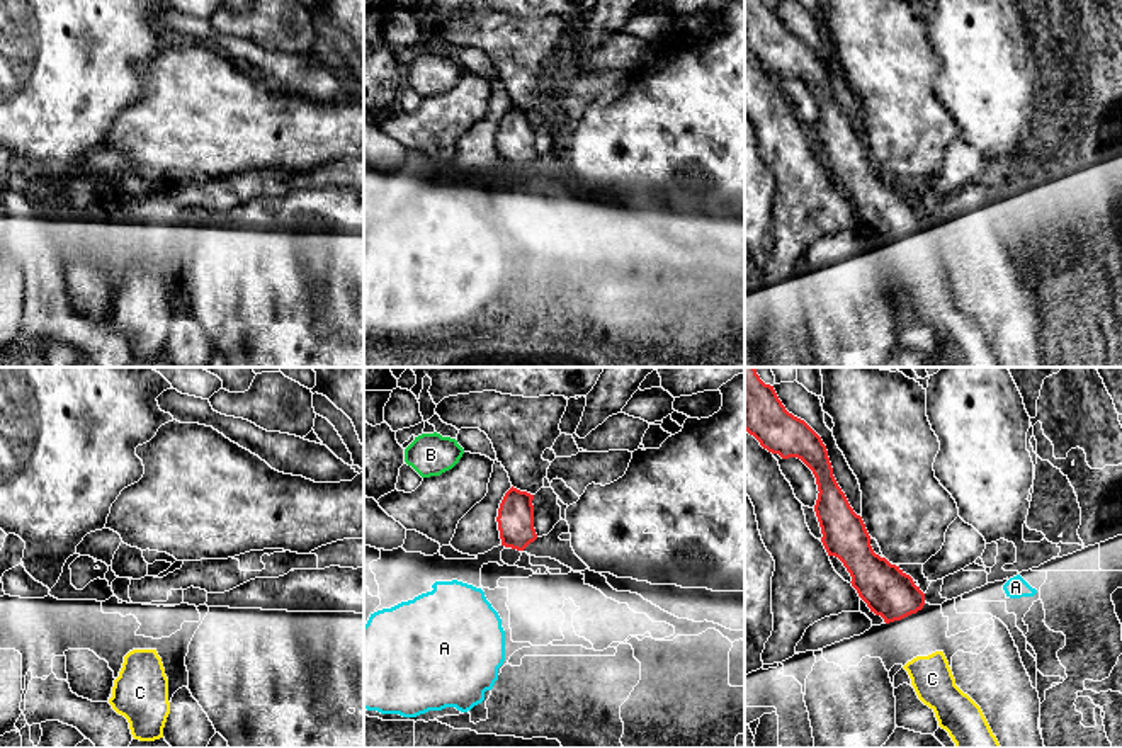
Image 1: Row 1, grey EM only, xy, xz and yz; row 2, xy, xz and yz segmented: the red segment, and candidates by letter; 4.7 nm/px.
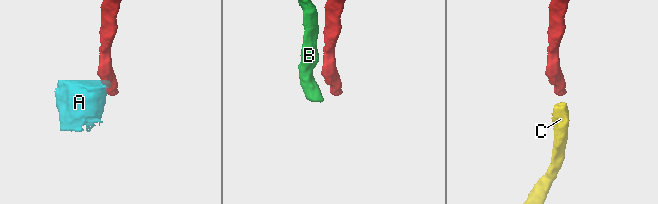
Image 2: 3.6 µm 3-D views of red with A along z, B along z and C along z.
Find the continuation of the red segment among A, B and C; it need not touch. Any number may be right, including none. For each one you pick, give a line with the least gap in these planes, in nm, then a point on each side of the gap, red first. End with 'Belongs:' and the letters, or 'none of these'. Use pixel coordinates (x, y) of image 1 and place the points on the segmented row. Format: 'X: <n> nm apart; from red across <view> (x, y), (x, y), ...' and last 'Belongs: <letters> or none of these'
C: 190 nm apart; from red across yz (900, 619), (917, 657)
Belongs: C

